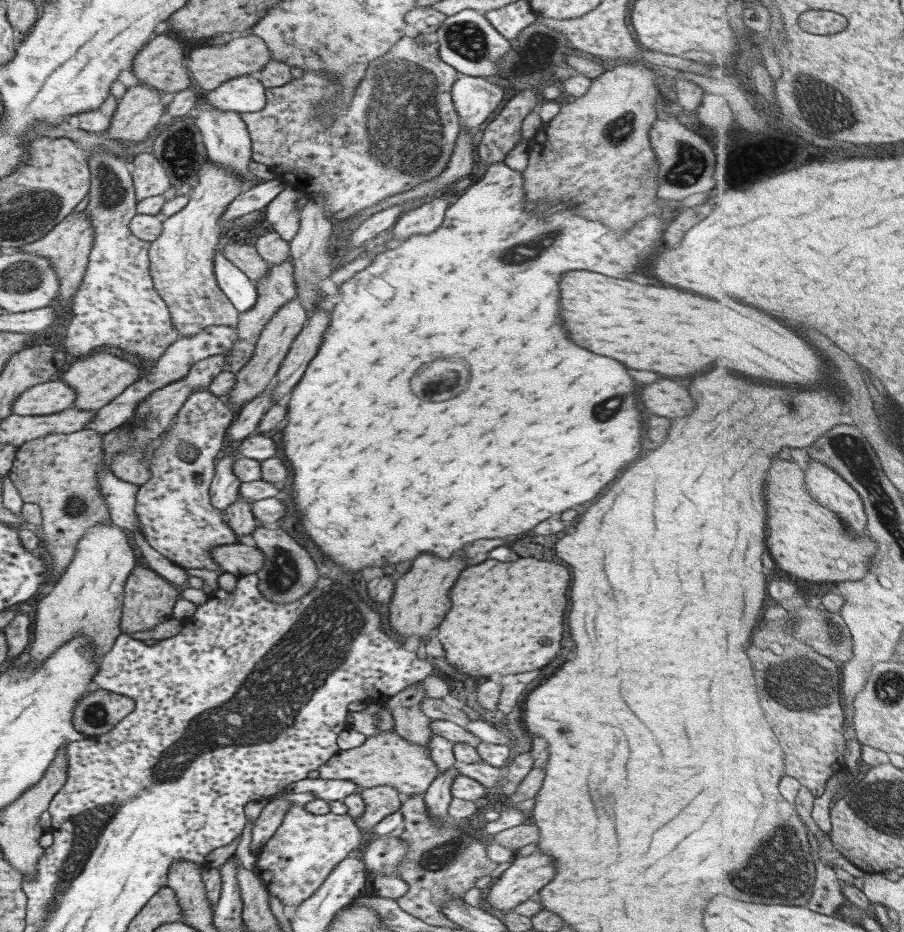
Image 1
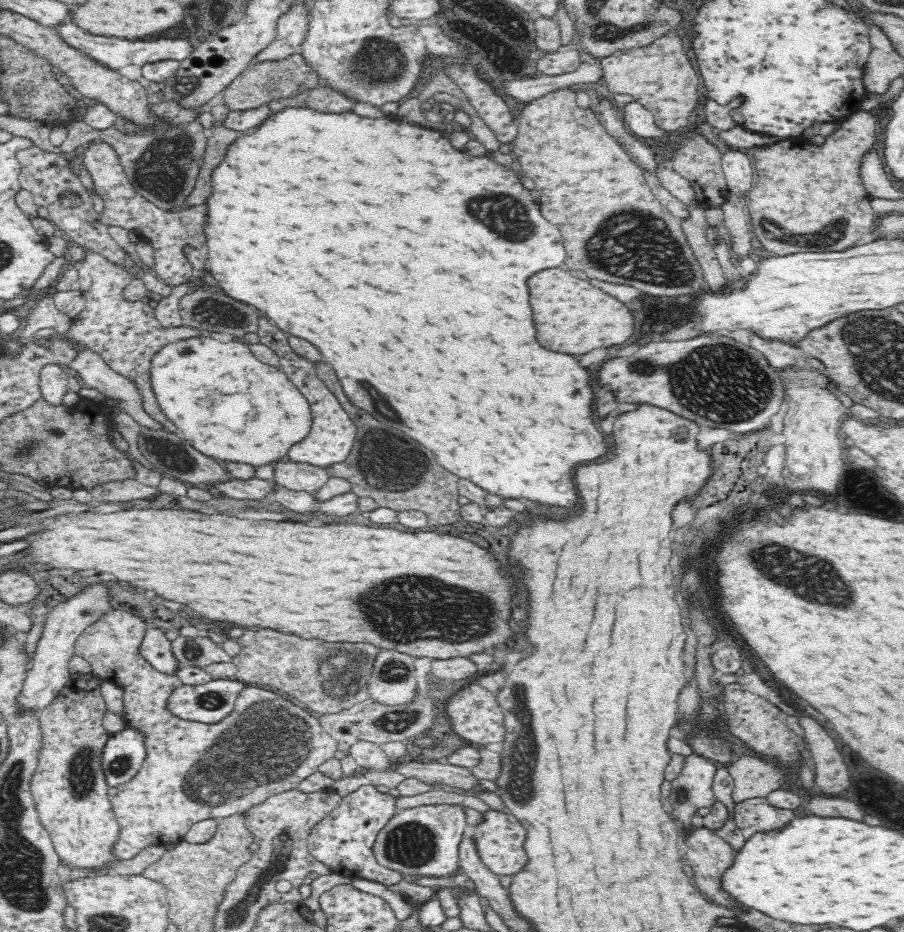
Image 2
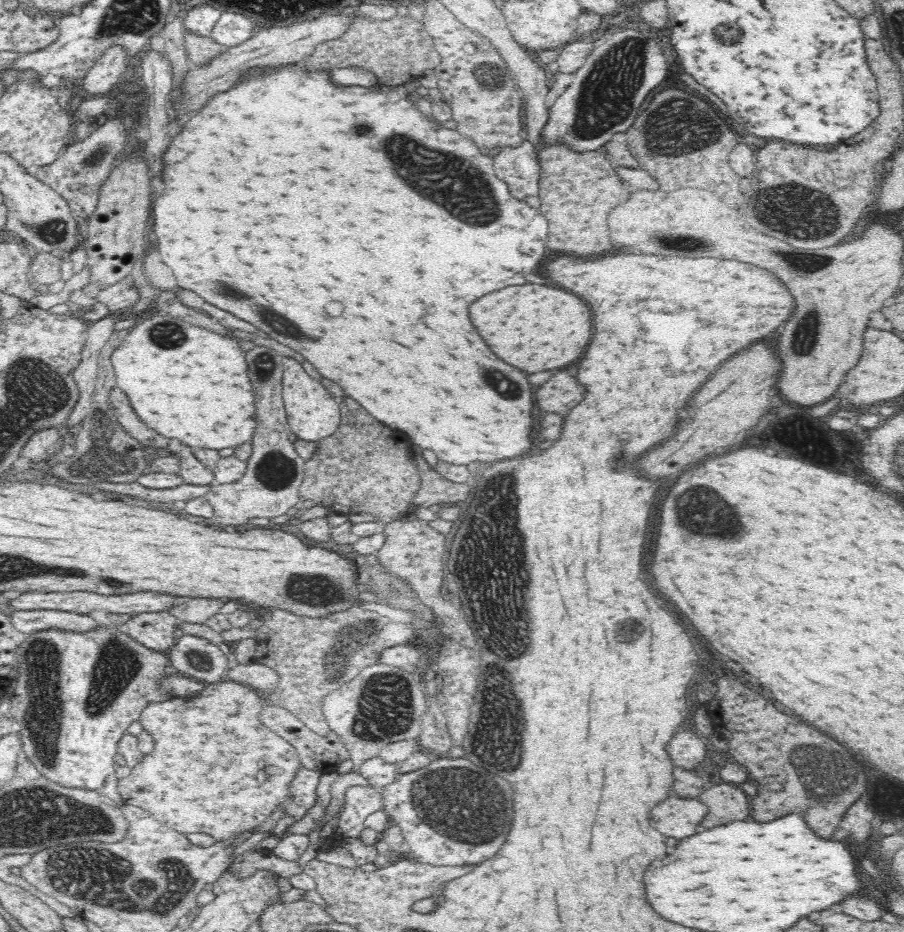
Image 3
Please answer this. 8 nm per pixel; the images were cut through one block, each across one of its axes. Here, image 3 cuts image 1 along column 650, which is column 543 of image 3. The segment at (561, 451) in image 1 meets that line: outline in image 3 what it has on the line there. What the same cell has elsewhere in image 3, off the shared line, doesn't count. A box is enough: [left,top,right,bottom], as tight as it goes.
[150,61,548,465]

